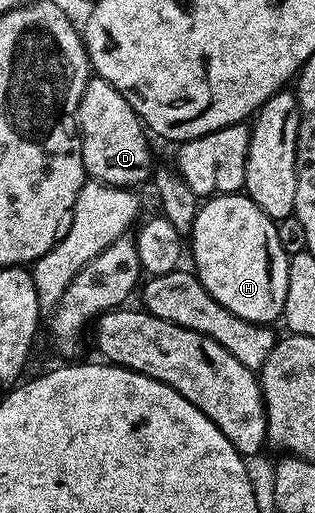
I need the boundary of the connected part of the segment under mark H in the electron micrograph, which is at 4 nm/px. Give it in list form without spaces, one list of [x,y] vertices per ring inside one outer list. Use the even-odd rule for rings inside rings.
[[[220,193],[203,200],[188,236],[188,253],[194,256],[192,269],[198,282],[232,315],[253,325],[270,325],[283,316],[290,258],[280,247],[277,224],[249,195]]]

